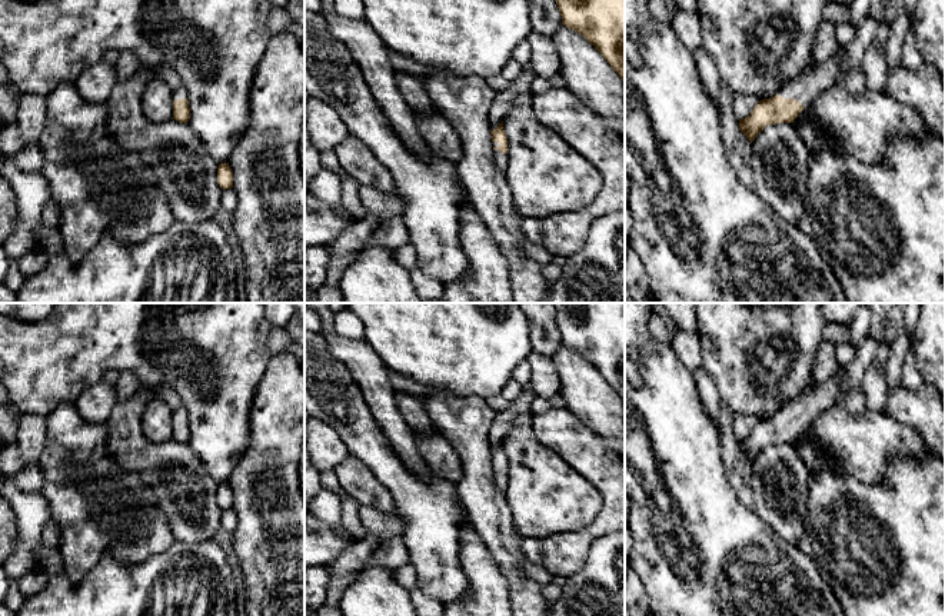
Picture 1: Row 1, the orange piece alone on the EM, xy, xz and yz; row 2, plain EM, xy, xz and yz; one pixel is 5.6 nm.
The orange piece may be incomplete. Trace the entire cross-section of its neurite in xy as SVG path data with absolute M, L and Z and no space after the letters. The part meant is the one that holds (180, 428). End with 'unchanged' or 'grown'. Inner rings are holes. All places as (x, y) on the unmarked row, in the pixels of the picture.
M182 404L173 416L173 439L180 443L187 443L190 439L190 427L187 420L186 407Z; grown

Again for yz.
M835 373L793 403L786 404L776 416L761 420L748 437L739 440L739 450L752 463L766 446L793 443L822 412L838 403L838 396L839 379Z; grown

